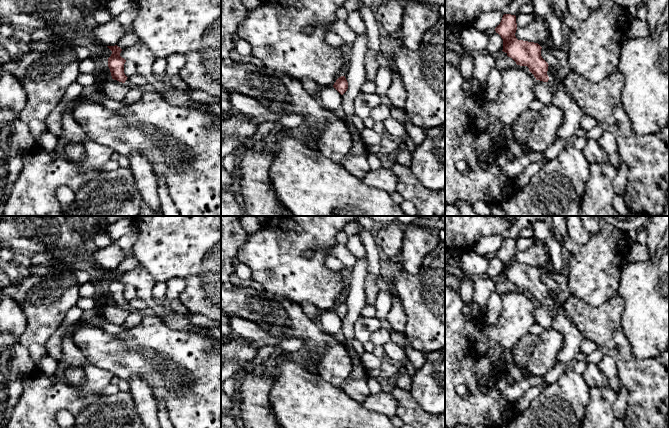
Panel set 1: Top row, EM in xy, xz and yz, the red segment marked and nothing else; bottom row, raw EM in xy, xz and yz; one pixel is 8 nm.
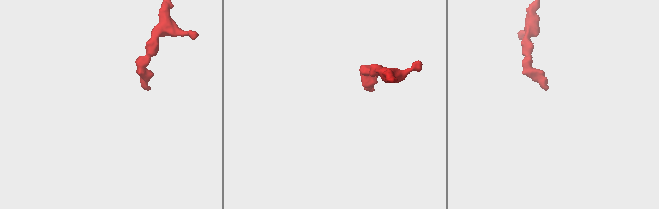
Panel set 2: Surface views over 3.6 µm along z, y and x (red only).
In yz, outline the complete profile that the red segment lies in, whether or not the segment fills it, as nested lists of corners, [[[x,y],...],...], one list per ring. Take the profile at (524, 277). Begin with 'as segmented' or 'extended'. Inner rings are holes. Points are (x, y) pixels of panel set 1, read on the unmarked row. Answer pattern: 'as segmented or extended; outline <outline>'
extended; outline [[[504,238],[500,248],[495,252],[503,263],[503,276],[512,282],[517,289],[527,290],[536,304],[546,306],[553,315],[551,328],[563,335],[563,345],[557,355],[556,364],[571,366],[576,354],[581,351],[583,337],[566,316],[564,302],[548,300],[548,287],[541,280],[542,271],[538,267],[518,264],[515,260],[517,254],[516,240]]]

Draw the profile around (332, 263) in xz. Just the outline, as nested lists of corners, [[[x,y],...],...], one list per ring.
[[[327,257],[325,260],[325,265],[327,268],[338,272],[343,269],[347,269],[341,261],[337,260],[334,257]]]

